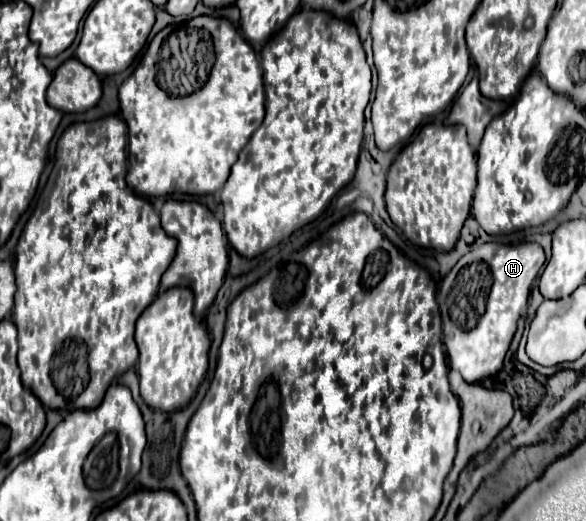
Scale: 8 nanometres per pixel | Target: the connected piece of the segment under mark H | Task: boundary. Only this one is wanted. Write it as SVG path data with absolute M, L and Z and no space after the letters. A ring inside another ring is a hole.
M486 243L466 253L444 277L436 296L442 320L442 341L446 347L449 368L458 371L466 379L466 383L476 383L480 379L496 375L502 369L506 351L516 333L516 323L528 303L530 285L542 265L544 251L538 243ZM456 325L472 331L460 331L456 329Z

